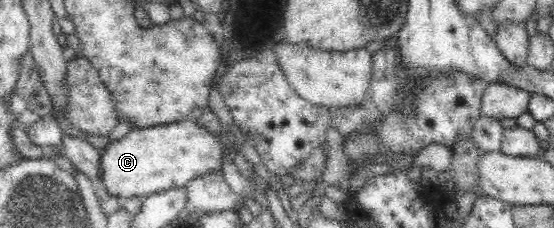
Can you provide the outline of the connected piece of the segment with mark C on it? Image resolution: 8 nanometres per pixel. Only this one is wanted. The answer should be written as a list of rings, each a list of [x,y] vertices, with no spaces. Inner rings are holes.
[[[186,118],[176,123],[160,124],[147,128],[131,128],[121,139],[109,142],[105,152],[101,155],[101,183],[105,185],[105,190],[109,191],[119,199],[119,204],[123,204],[129,197],[141,197],[145,199],[148,194],[167,192],[169,188],[183,188],[191,182],[195,176],[203,176],[221,170],[225,152],[229,152],[231,158],[239,154],[241,142],[253,145],[255,137],[249,137],[239,125],[232,125],[231,130],[222,130],[219,134],[210,132],[205,126],[198,126],[196,120]]]

